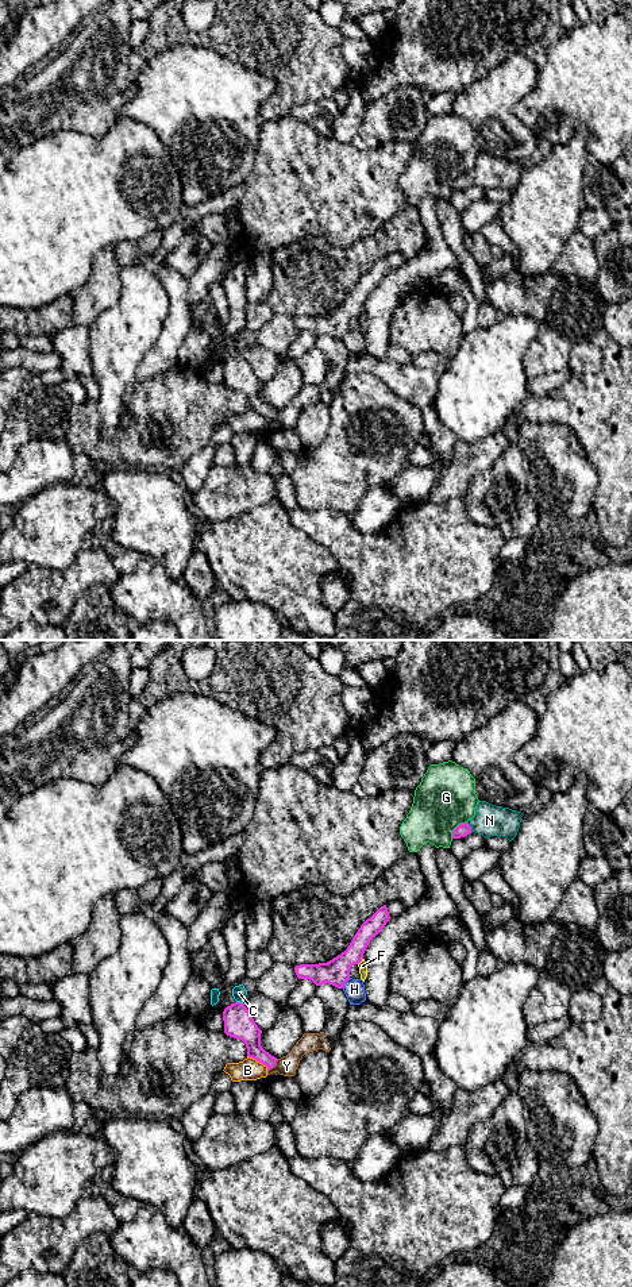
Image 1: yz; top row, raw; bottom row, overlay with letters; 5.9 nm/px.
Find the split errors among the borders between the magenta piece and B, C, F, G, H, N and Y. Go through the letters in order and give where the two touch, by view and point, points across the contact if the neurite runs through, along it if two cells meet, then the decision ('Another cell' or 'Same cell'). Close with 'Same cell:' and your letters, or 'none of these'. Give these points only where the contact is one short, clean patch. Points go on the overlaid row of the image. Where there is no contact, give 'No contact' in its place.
B: Touches magenta at yz (258, 1060). Boundary: yz (247, 1055), (268, 1068). Another cell
C: Touches magenta at yz (239, 1002). Boundary: yz (236, 1001), (242, 1004). Another cell
F: Touches magenta at yz (361, 960). Another cell
G: Touches magenta at yz (455, 828). Another cell
H: Touches magenta at yz (345, 983). Another cell
N: Touches magenta at yz (469, 827). Path across: yz (463, 829), (469, 827), (489, 820). Same cell
Y: Touches magenta at yz (273, 1066). Another cell
Same cell: N

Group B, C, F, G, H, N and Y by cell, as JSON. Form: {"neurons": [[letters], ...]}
{"neurons": [["B", "Y"], ["C"], ["F"], ["G"], ["H"], ["N"]]}

